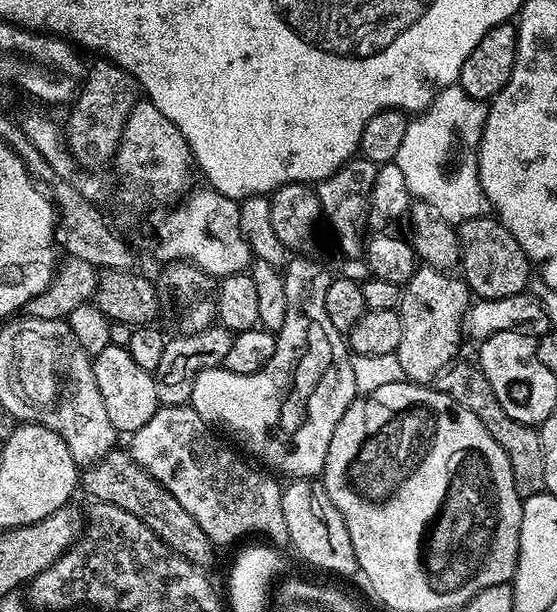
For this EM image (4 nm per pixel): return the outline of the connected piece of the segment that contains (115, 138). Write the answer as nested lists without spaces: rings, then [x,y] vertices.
[[[96,58],[93,64],[87,65],[82,87],[71,105],[72,113],[69,114],[68,121],[63,121],[62,124],[70,154],[80,163],[81,168],[100,170],[107,160],[108,163],[115,161],[124,127],[130,118],[130,110],[134,110],[136,101],[141,96],[139,82],[113,60]]]

